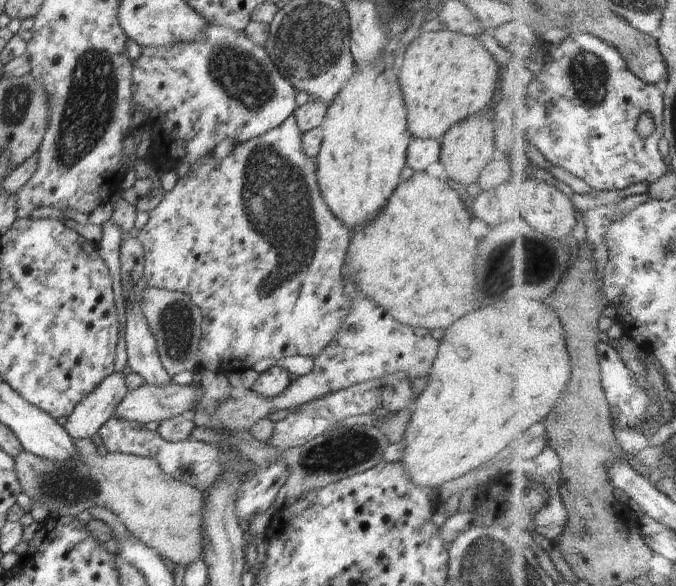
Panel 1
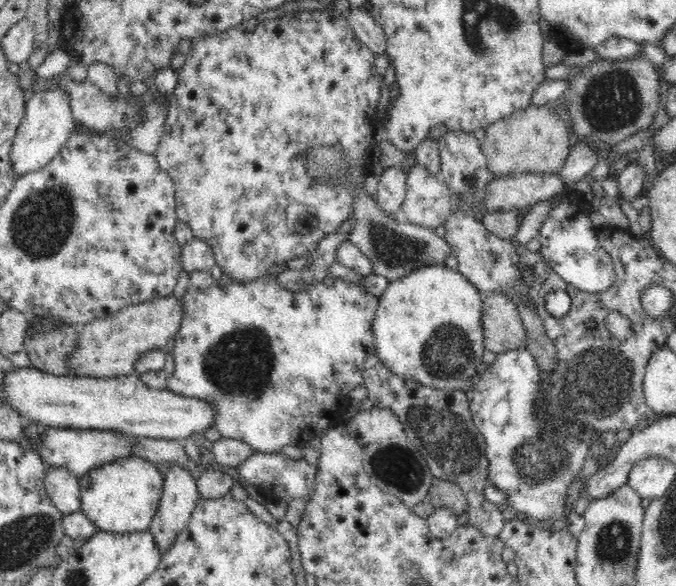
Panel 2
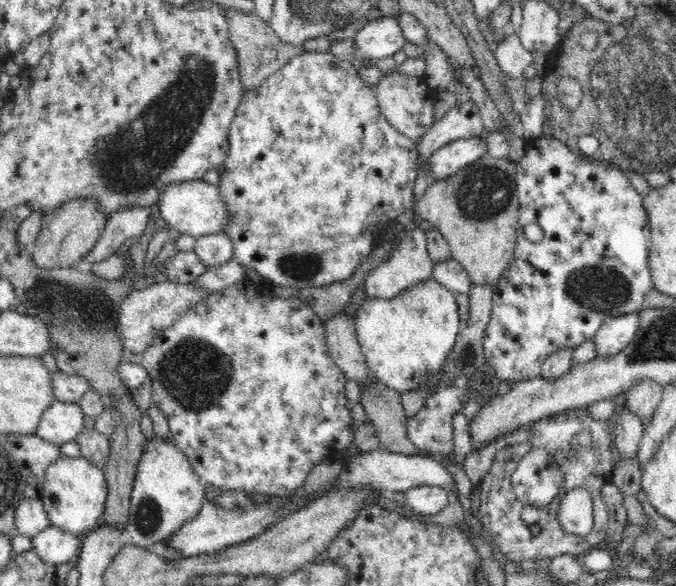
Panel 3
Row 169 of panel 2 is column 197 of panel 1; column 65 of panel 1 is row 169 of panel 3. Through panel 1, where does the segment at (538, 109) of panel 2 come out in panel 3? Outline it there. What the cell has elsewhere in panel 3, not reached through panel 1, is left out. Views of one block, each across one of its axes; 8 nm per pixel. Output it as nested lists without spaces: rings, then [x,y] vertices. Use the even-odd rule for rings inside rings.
[[[484,155],[476,162],[458,170],[456,174],[442,180],[430,181],[428,189],[414,208],[416,216],[428,220],[433,228],[437,228],[444,235],[451,257],[464,267],[473,286],[494,284],[514,258],[520,208],[515,176],[516,165],[510,159],[496,159]]]

